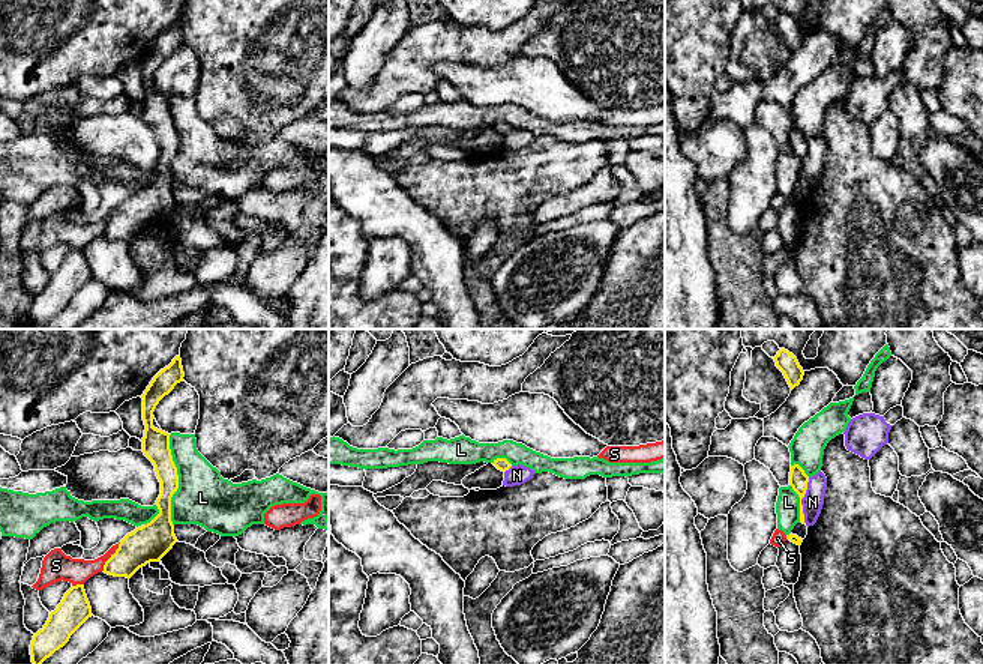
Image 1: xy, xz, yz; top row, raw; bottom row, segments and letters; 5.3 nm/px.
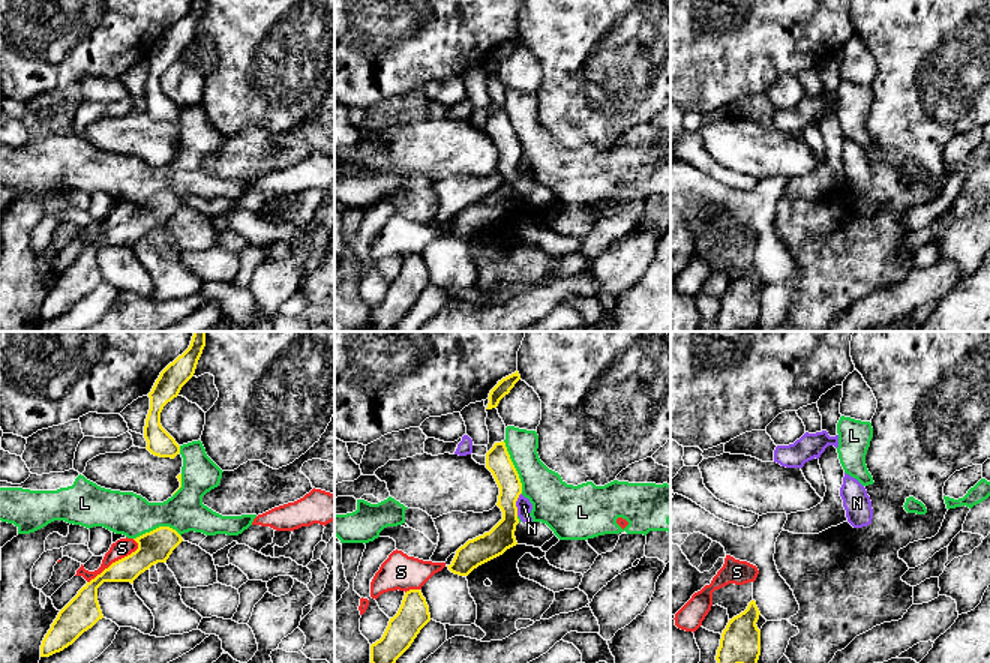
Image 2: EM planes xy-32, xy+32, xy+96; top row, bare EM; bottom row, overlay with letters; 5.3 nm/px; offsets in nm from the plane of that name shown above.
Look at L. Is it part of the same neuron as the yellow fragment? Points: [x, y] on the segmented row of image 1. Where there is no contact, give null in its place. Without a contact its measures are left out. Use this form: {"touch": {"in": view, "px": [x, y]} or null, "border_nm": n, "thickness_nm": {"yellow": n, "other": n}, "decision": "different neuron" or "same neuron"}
{"touch": {"in": "xy", "px": [177, 479]}, "border_nm": 480, "thickness_nm": {"yellow": 140, "other": 300}, "decision": "different neuron"}

